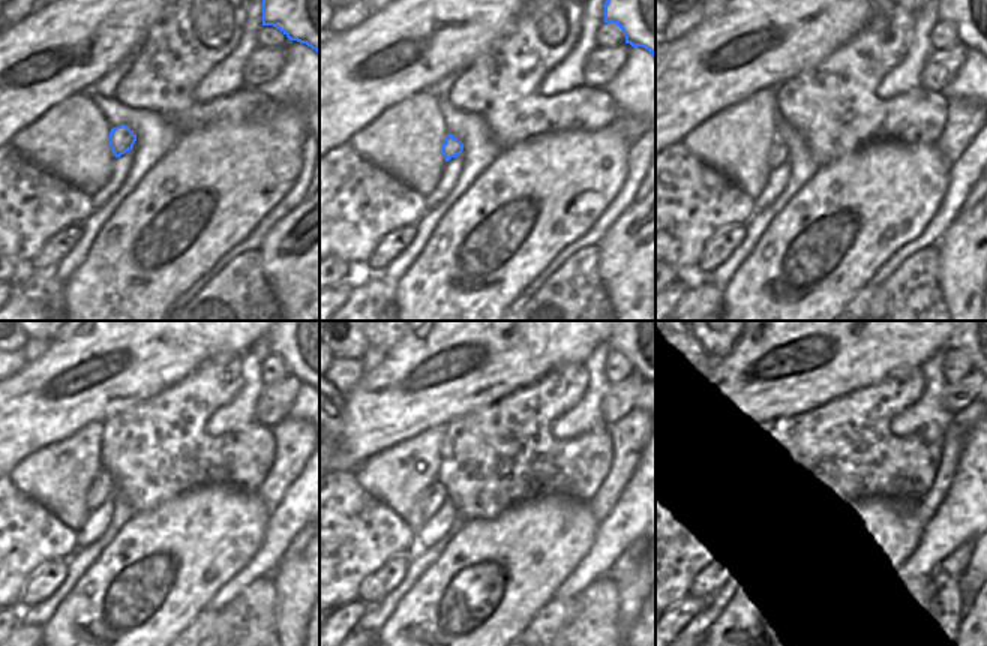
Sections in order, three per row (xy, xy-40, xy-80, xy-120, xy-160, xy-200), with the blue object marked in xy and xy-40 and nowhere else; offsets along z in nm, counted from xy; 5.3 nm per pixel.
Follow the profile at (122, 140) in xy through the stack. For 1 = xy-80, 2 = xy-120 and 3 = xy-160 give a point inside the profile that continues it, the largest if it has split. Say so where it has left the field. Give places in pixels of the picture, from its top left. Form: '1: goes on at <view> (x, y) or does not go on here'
1: goes on at xy-80 (777, 152)
2: goes on at xy-120 (102, 489)
3: goes on at xy-160 (429, 501)

